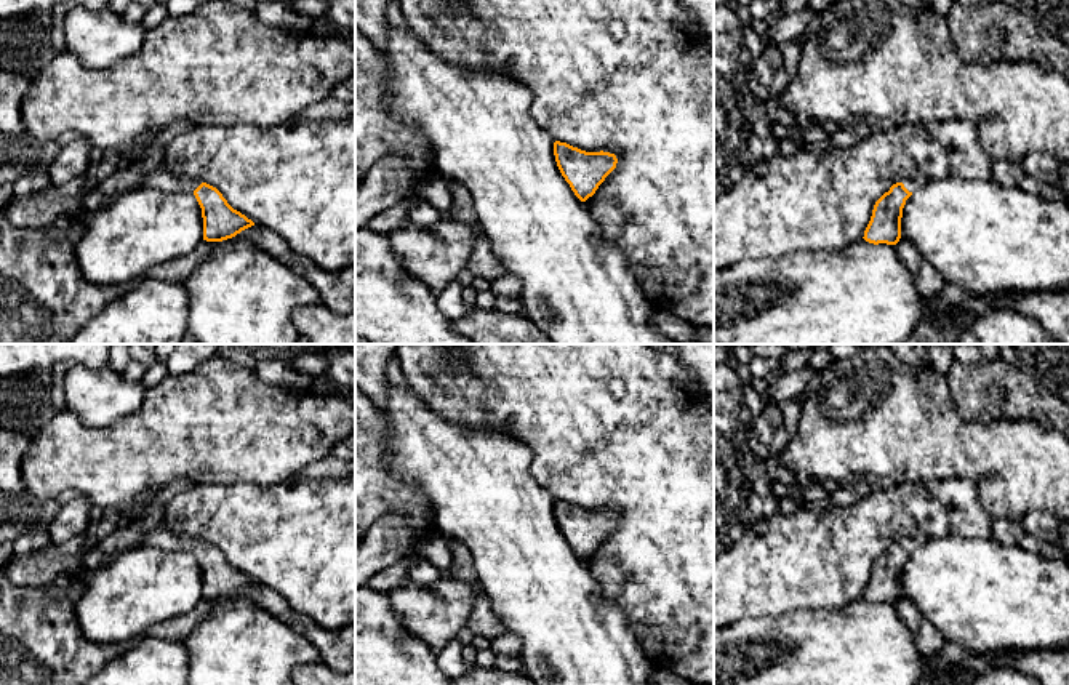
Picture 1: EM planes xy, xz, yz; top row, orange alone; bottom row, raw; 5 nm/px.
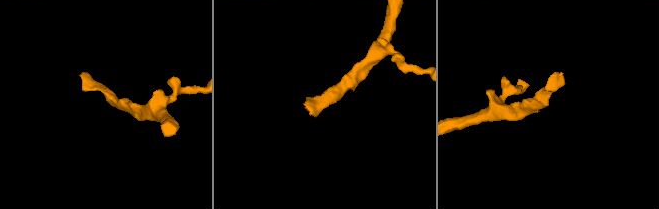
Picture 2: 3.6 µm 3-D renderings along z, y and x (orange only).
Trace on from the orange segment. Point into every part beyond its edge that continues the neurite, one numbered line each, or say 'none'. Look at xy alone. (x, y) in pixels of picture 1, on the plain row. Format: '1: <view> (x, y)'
1: xy (160, 536)

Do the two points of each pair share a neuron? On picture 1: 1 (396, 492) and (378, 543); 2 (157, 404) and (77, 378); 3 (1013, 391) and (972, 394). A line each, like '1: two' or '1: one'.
1: two
2: two
3: one

